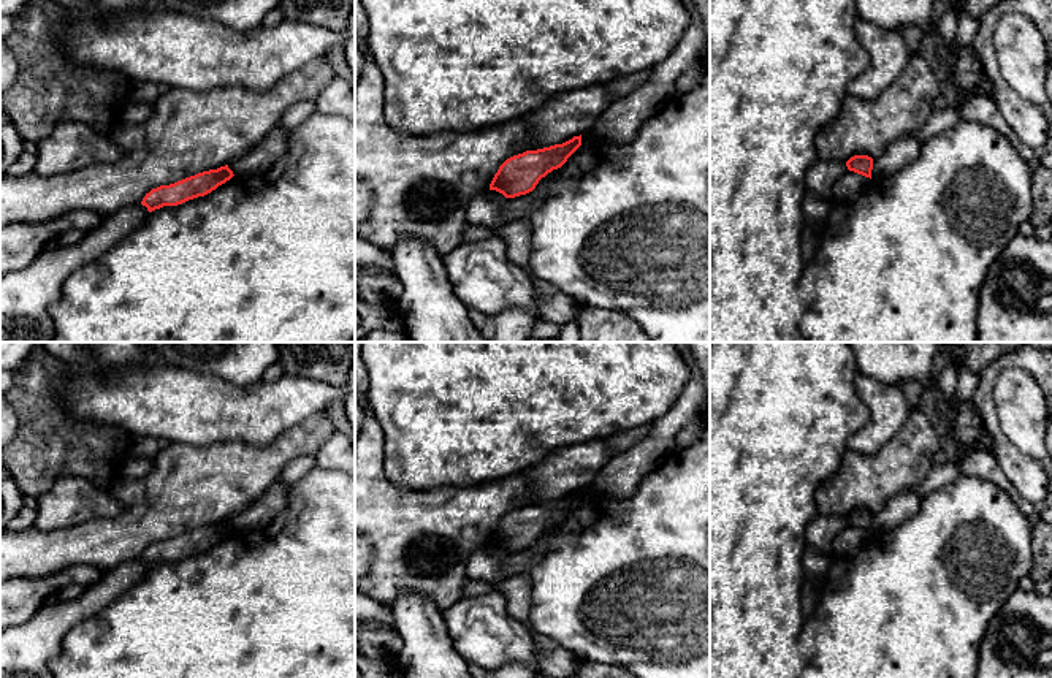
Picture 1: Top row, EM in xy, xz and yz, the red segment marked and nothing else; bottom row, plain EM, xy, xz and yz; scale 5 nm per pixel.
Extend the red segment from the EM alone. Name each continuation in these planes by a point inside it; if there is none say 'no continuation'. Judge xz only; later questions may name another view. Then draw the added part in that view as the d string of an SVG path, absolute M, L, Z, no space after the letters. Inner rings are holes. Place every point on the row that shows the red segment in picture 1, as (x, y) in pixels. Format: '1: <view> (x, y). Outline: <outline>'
no continuation

